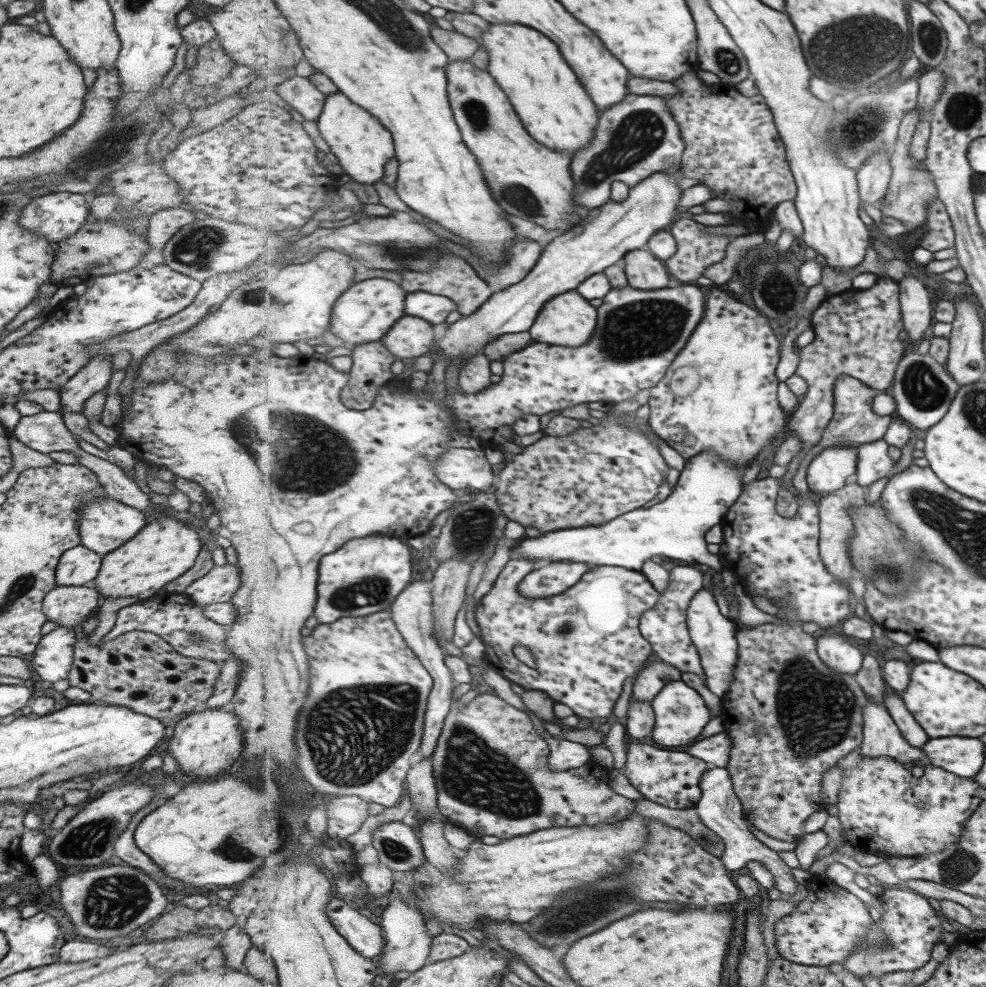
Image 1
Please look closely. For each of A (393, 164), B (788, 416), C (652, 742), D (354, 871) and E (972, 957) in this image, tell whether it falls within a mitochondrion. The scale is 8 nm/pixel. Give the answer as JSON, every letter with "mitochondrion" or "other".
{"A":"other","B":"other","C":"other","D":"other","E":"other"}

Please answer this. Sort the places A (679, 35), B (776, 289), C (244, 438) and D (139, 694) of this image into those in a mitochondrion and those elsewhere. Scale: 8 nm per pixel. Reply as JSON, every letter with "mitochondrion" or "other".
{"A":"other","B":"mitochondrion","C":"mitochondrion","D":"other"}

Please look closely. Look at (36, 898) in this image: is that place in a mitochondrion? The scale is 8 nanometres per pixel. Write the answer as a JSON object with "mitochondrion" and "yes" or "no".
{"mitochondrion":"no"}

